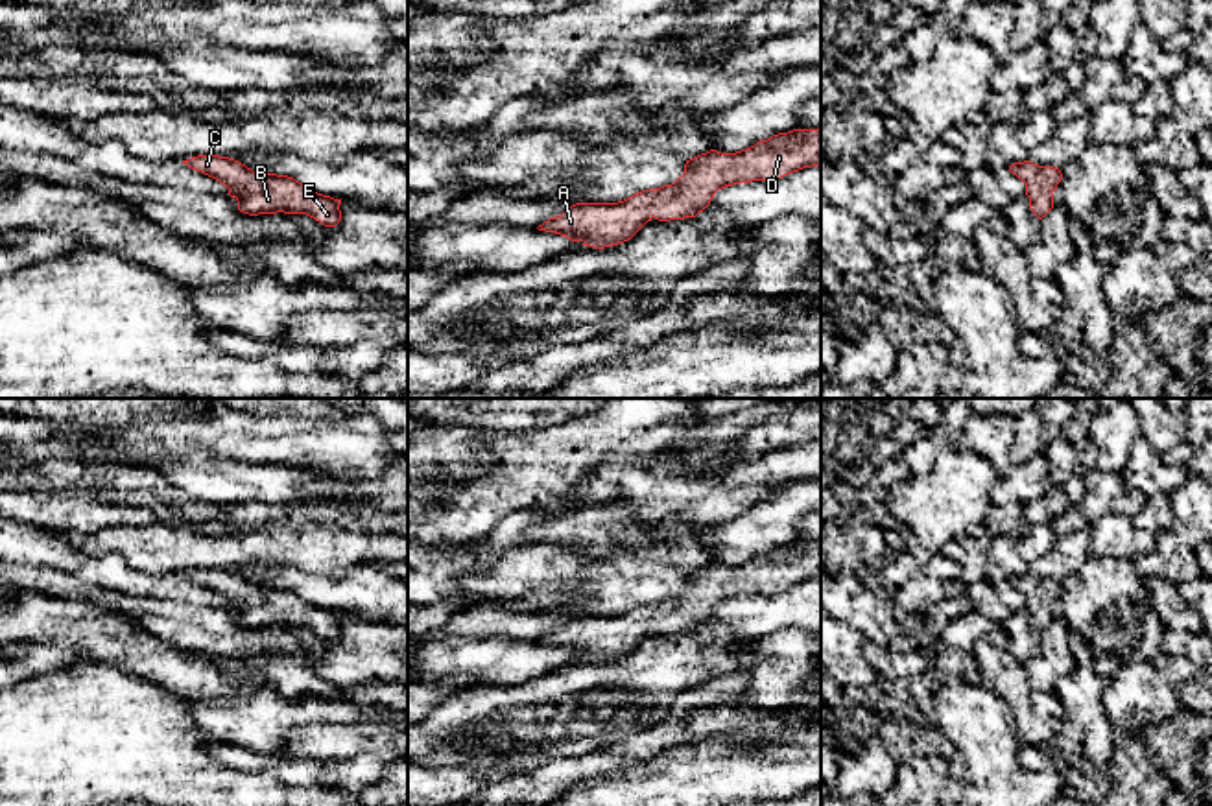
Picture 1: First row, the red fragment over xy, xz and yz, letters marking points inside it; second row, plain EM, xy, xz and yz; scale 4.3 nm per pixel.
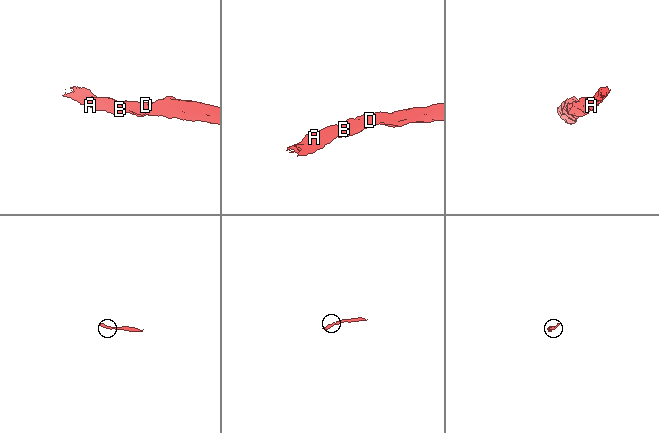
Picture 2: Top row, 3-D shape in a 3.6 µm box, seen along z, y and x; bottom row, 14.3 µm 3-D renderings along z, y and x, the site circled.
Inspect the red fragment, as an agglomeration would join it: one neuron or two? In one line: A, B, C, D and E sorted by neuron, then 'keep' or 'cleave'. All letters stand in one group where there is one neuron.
A B C D E; keep

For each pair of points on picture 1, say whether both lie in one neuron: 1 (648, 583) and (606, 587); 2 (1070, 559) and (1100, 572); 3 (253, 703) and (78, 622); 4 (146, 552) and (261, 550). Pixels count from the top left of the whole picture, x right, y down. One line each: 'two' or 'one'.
1: one
2: two
3: one
4: one

